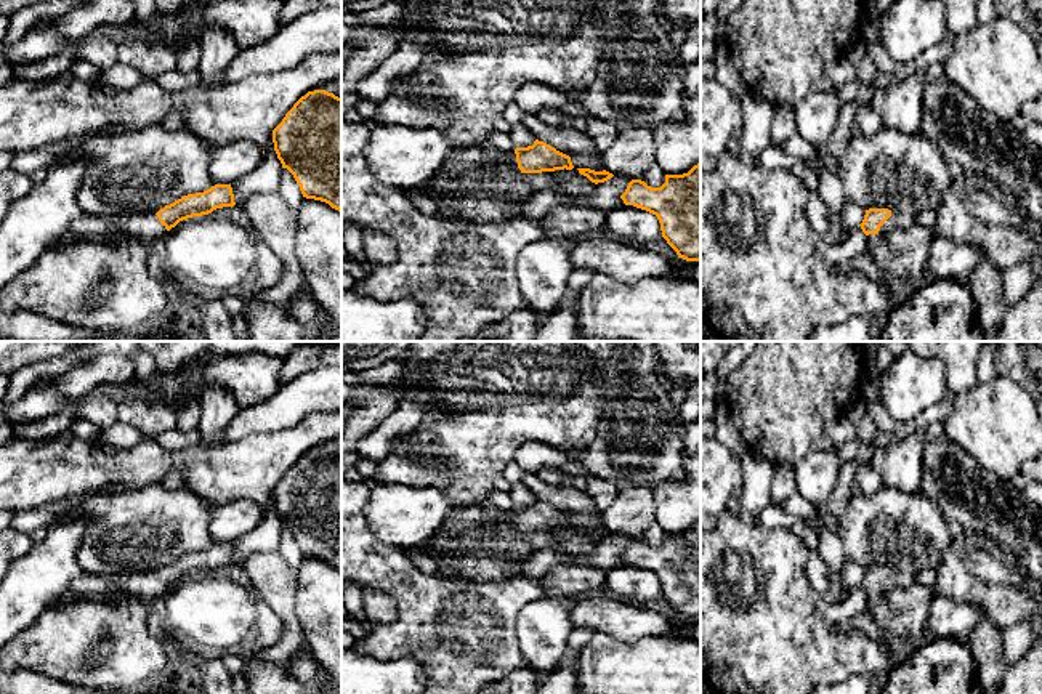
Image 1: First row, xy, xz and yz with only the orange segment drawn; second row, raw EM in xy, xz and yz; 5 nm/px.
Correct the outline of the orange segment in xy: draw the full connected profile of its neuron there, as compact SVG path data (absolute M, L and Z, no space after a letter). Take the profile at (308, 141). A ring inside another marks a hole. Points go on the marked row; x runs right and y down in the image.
M341 77L301 96L273 130L273 143L303 197L341 212Z

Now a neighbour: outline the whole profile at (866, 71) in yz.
M859 24L853 29L853 43L846 56L856 69L859 87L870 87L878 72L867 54L866 40L861 35Z

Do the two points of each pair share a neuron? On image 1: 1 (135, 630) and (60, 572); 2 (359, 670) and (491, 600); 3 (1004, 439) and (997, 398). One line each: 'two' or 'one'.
1: two
2: two
3: one

